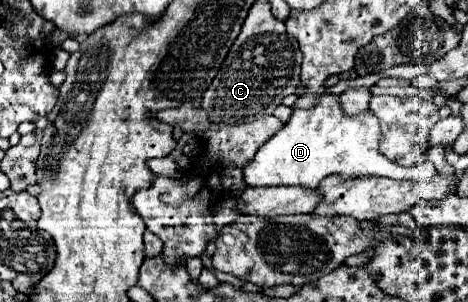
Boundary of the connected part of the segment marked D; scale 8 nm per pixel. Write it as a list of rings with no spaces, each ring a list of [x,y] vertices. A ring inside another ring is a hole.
[[[324,94],[320,102],[310,110],[294,110],[274,138],[264,144],[252,162],[244,166],[246,186],[304,186],[316,188],[328,174],[340,174],[340,178],[356,178],[362,174],[386,176],[394,180],[430,181],[436,173],[432,162],[402,167],[378,152],[380,120],[368,110],[358,116],[346,116],[340,108],[340,98]]]

